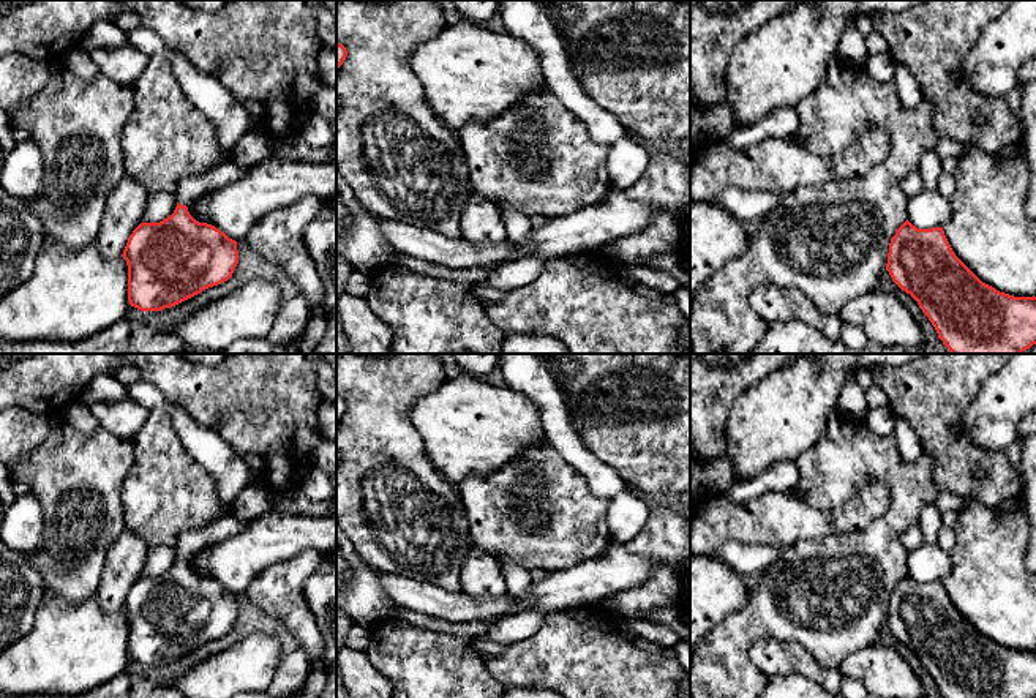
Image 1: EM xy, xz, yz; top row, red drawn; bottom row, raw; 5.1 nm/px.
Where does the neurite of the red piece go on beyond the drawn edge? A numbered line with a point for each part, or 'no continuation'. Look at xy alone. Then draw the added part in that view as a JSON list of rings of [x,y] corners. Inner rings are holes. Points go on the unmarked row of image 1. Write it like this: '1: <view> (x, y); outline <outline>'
1: xy (188, 542); outline [[[229,510],[208,526],[177,532],[174,548],[178,557],[188,559],[210,545],[220,543],[229,537],[240,534],[248,526],[250,523],[235,518]]]

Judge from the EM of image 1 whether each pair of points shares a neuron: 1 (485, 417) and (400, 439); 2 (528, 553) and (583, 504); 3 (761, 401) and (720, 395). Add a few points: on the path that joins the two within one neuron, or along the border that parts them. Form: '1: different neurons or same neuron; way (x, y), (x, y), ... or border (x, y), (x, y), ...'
1: different neurons; border (420, 397), (411, 409), (411, 422), (436, 468)
2: same neuron; way (542, 539), (559, 521), (569, 518)
3: different neurons; border (768, 376), (736, 398), (727, 420), (727, 433)

